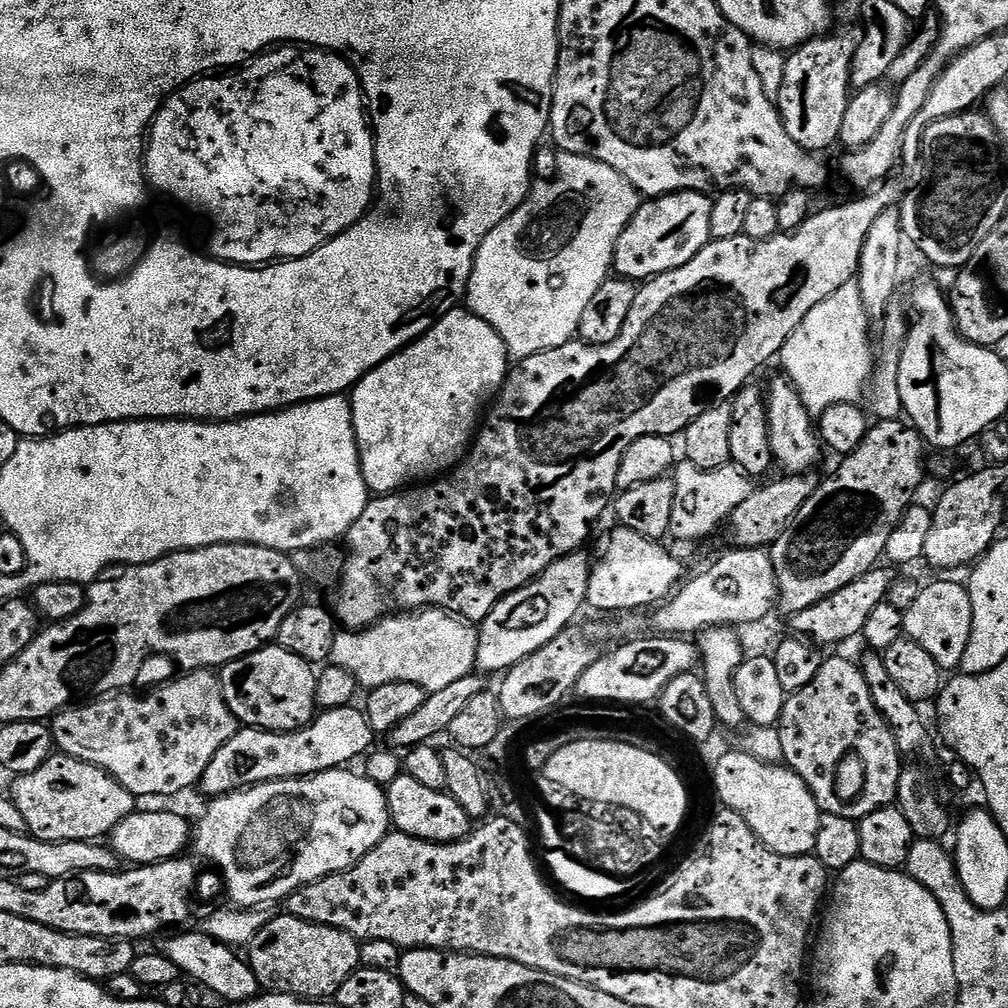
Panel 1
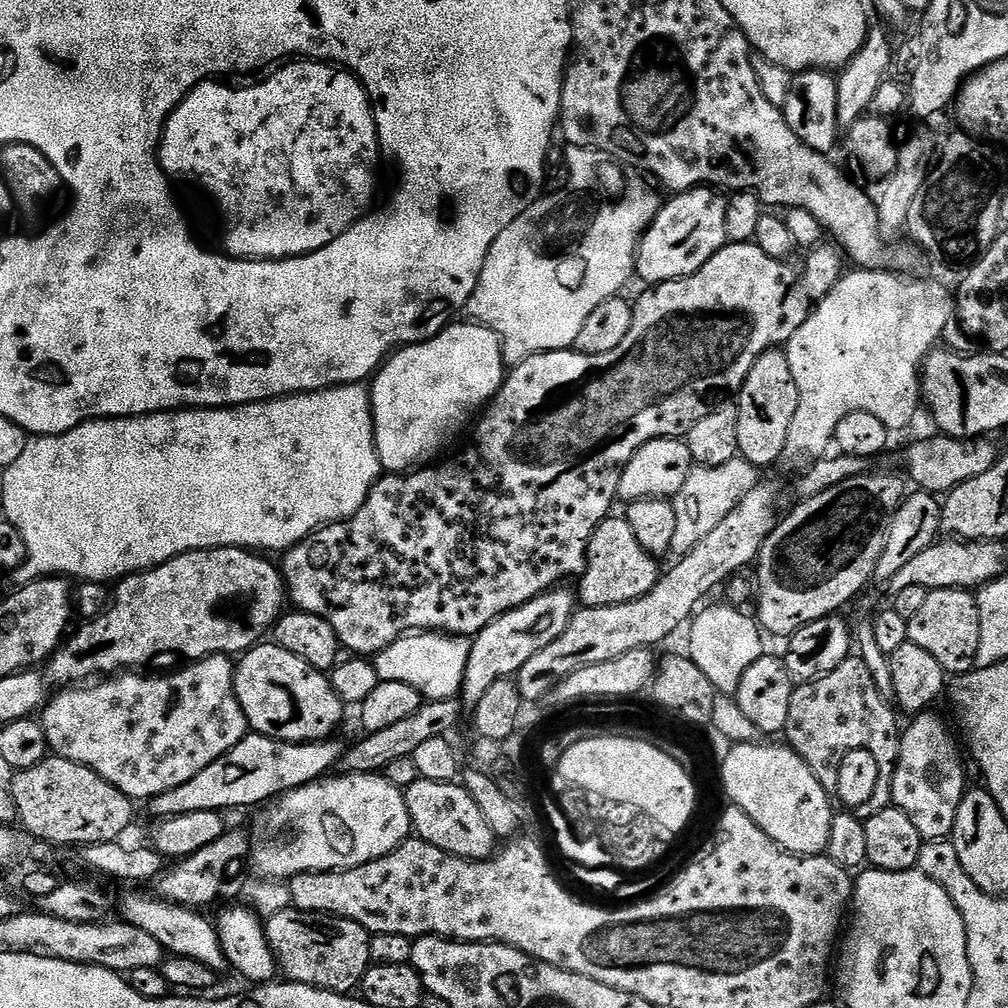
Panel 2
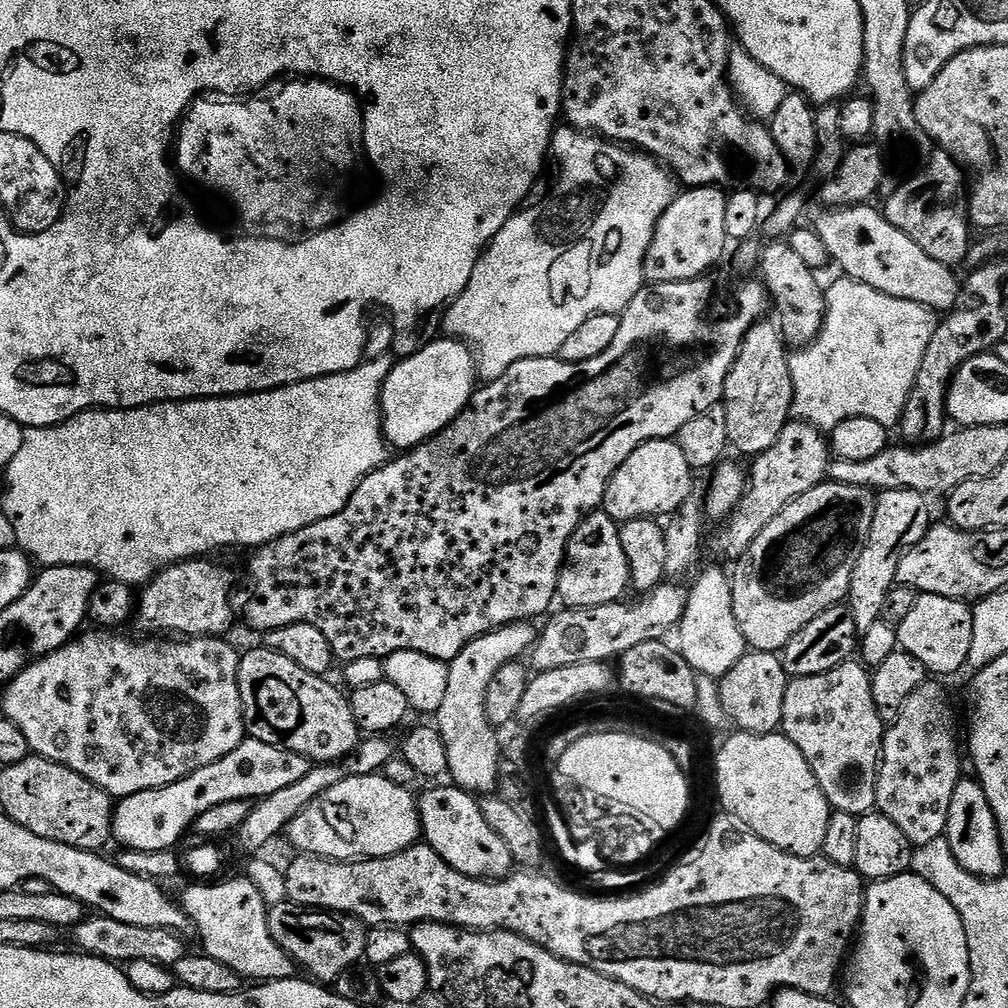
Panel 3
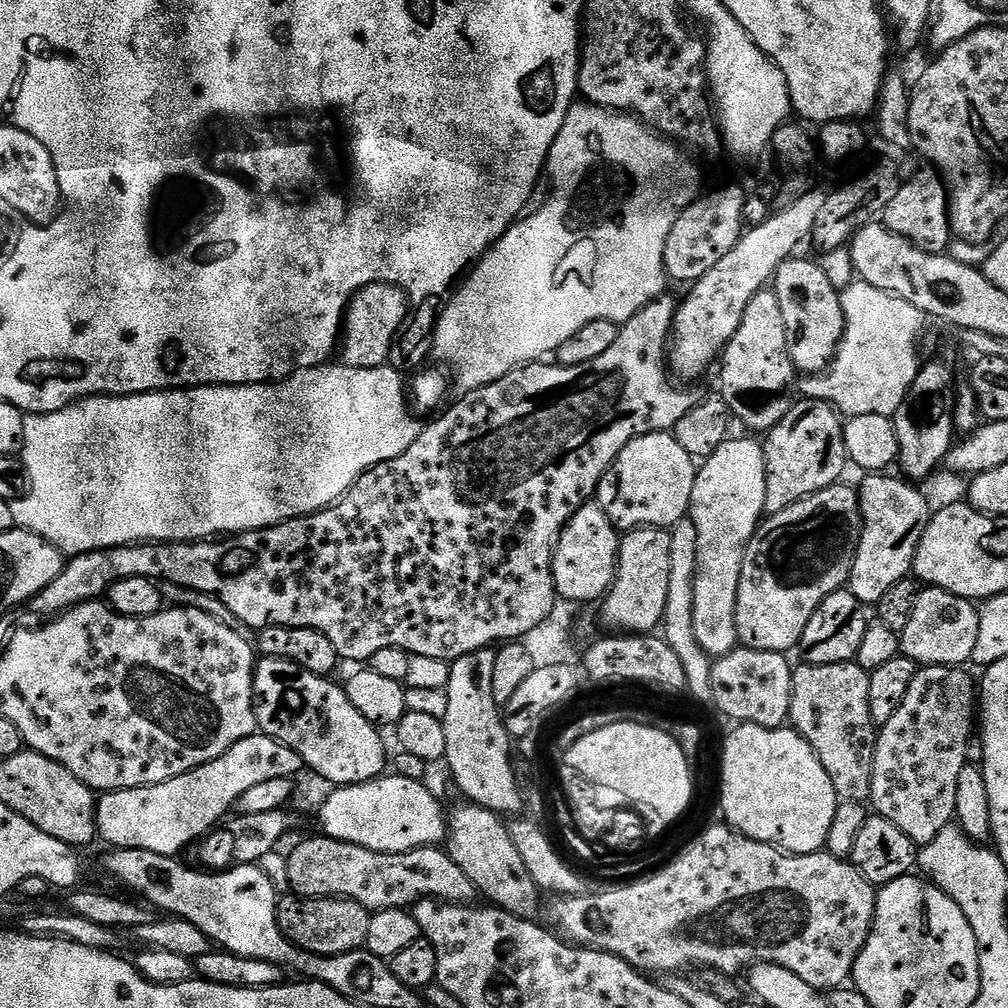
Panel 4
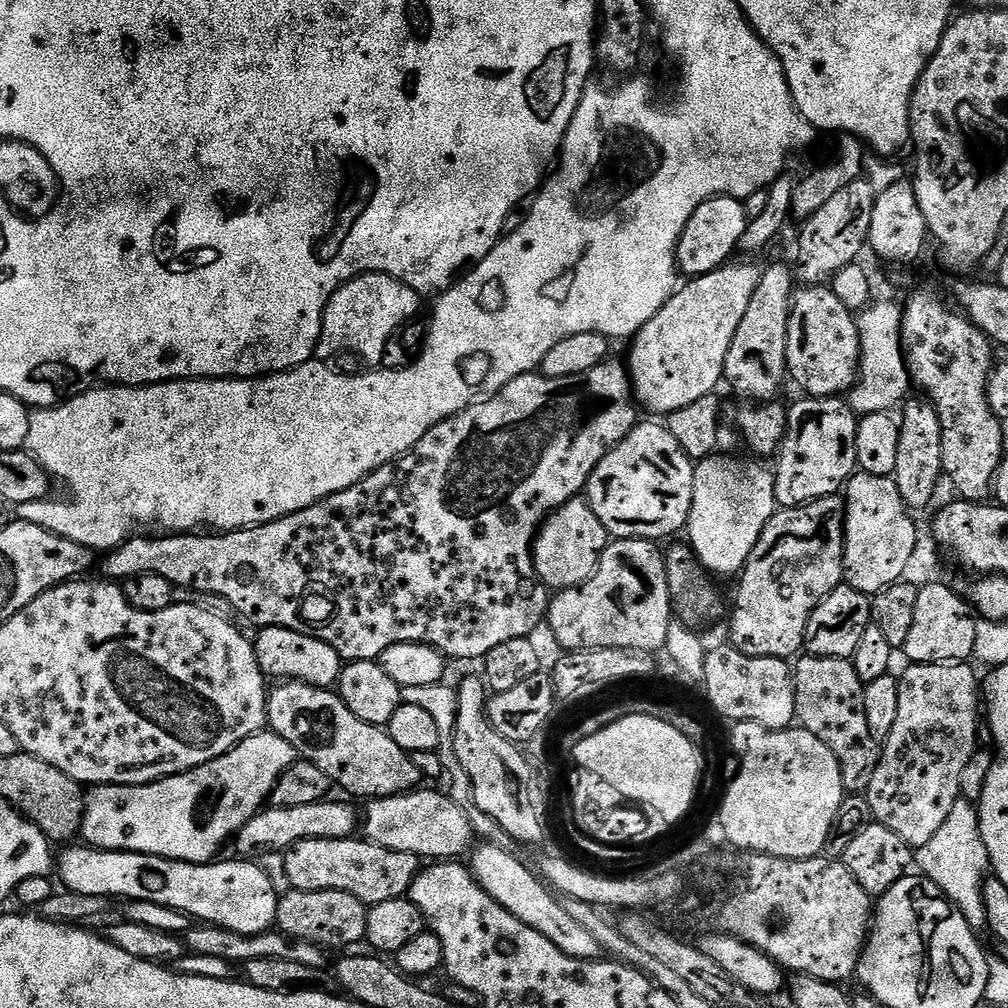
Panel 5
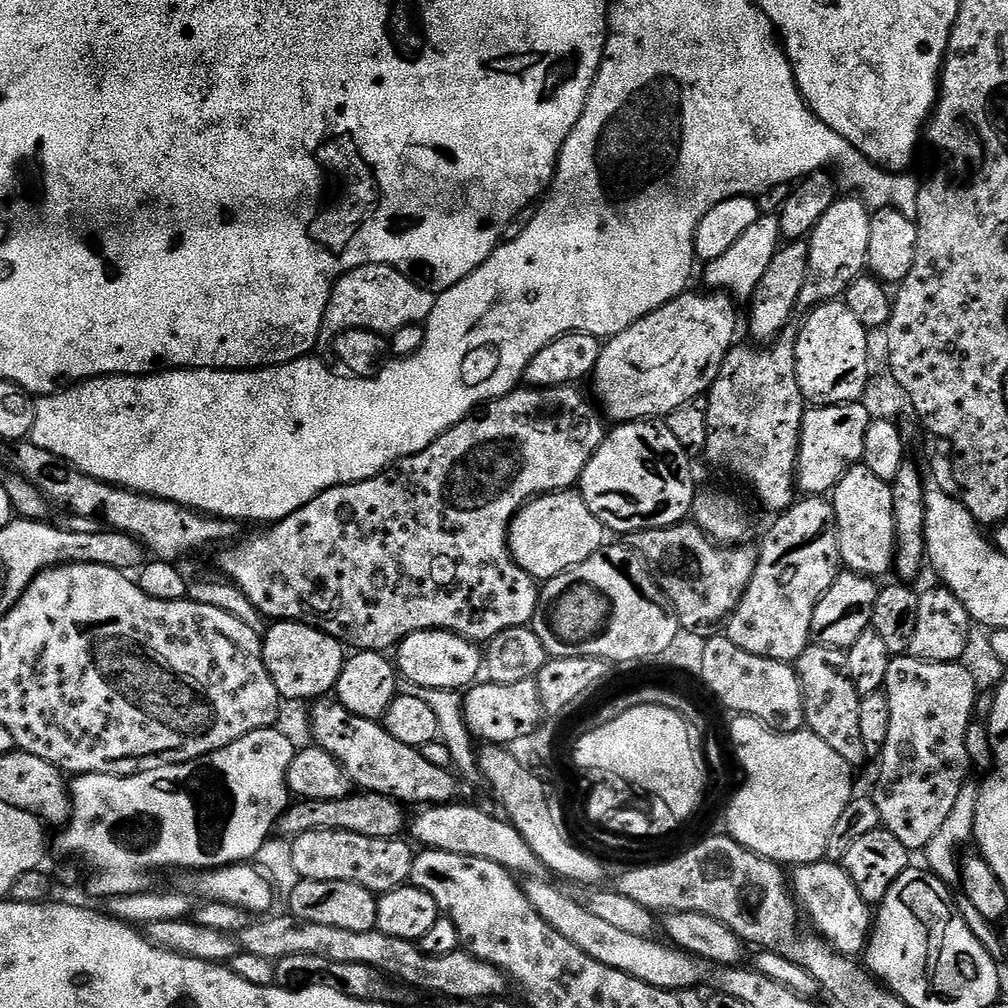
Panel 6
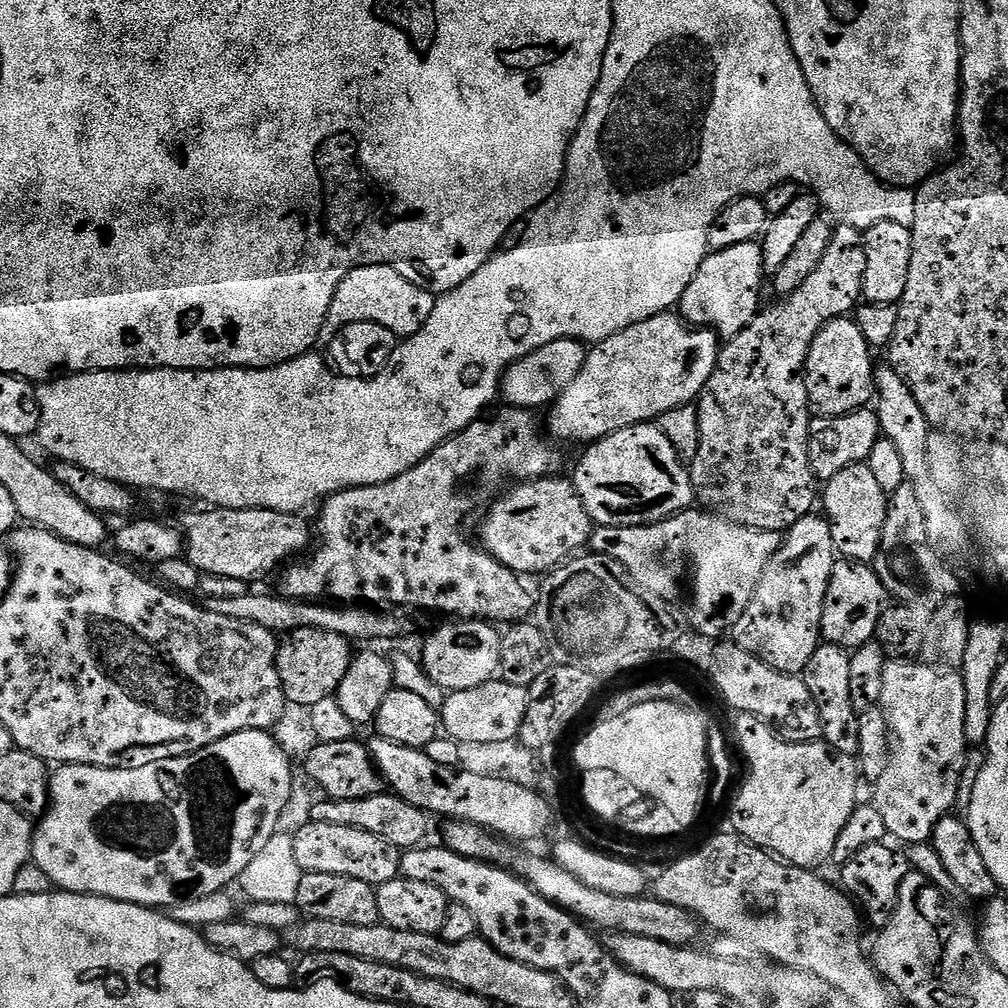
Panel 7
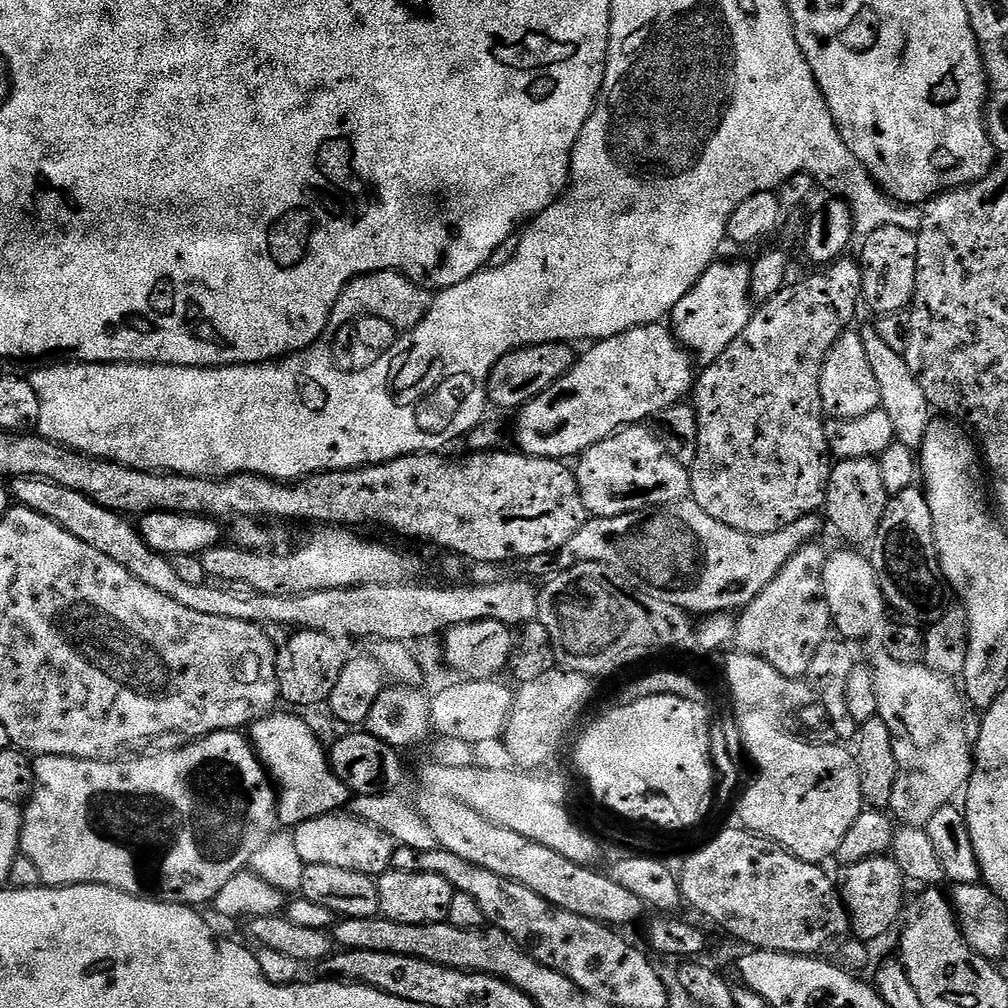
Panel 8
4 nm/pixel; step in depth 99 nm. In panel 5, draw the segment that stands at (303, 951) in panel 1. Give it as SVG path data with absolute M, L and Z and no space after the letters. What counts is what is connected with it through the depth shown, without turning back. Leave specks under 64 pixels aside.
M297 888L292 889L291 892L286 895L279 897L276 901L276 911L274 913L274 924L279 931L283 932L284 935L292 937L293 940L298 940L306 944L318 944L325 950L333 950L332 948L344 948L340 950L348 950L351 944L363 945L366 940L366 918L368 917L369 905L363 904L361 900L356 898L354 894L348 894L342 890L298 890Z

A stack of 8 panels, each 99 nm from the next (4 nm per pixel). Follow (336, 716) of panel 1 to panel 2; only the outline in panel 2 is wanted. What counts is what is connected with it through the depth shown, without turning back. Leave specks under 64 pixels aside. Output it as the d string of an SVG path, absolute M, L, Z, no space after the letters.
M249 734L238 742L238 746L234 746L226 754L222 754L214 762L210 762L210 766L206 766L206 770L202 770L202 774L194 774L194 778L190 782L169 792L164 792L161 796L152 797L150 807L152 807L153 817L181 816L198 810L220 812L225 810L224 808L248 808L251 804L263 805L273 798L283 796L286 792L293 792L295 788L301 788L325 777L330 768L335 769L339 765L340 758L345 751L345 745L340 745L336 738L316 740L312 744L287 744L281 740L272 740L268 736Z

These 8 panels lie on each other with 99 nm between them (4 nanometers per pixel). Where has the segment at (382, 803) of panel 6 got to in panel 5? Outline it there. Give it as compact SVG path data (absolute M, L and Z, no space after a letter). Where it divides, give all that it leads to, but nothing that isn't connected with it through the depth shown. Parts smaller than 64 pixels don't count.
M325 798L306 806L265 807L236 833L234 837L235 855L240 858L259 858L271 852L285 853L298 842L310 838L355 837L358 832L358 825L362 820L361 813L359 816L352 804L343 804L340 800L332 799Z

